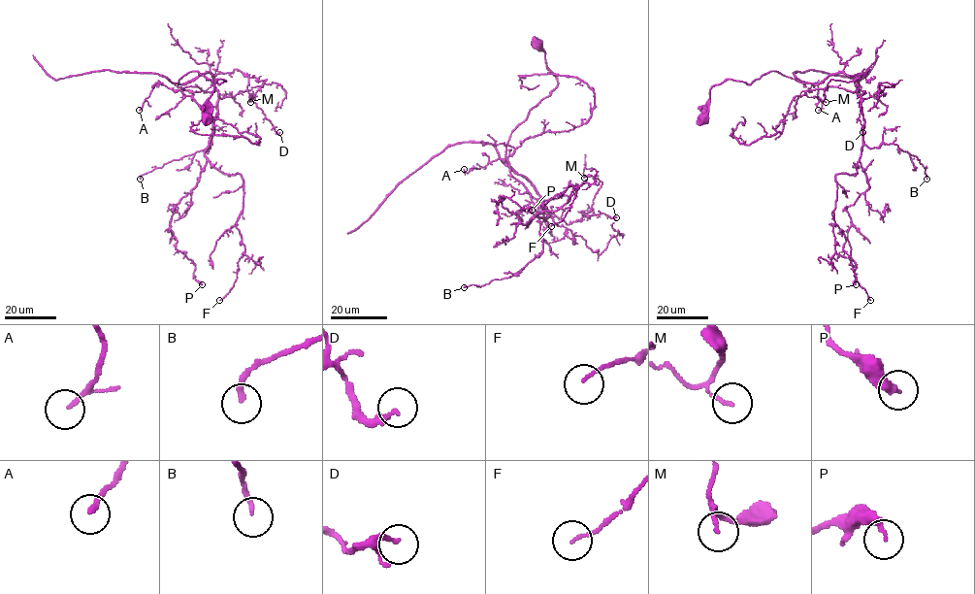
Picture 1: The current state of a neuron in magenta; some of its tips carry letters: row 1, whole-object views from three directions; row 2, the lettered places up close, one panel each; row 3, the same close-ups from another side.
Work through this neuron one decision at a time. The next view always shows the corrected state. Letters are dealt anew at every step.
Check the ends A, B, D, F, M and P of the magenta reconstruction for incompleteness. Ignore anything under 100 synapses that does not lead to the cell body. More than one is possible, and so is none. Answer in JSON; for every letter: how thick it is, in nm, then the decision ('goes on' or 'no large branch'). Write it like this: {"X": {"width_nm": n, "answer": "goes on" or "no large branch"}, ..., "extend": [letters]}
{"A": {"width_nm": 180, "answer": "no large branch"}, "B": {"width_nm": 180, "answer": "no large branch"}, "D": {"width_nm": 140, "answer": "no large branch"}, "F": {"width_nm": 80, "answer": "no large branch"}, "M": {"width_nm": 120, "answer": "no large branch"}, "P": {"width_nm": 240, "answer": "no large branch"}, "extend": []}

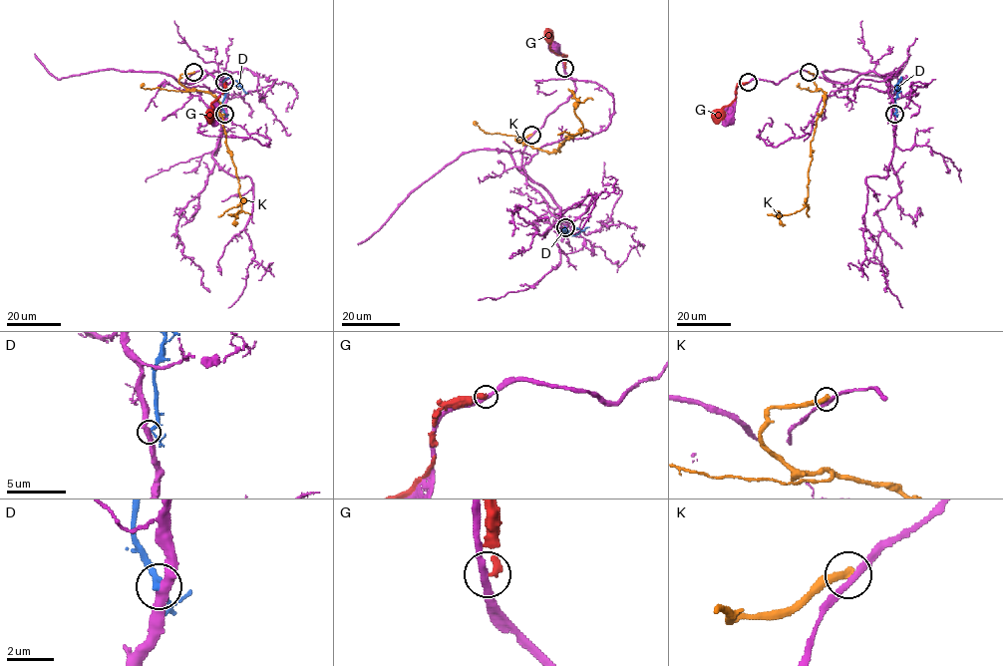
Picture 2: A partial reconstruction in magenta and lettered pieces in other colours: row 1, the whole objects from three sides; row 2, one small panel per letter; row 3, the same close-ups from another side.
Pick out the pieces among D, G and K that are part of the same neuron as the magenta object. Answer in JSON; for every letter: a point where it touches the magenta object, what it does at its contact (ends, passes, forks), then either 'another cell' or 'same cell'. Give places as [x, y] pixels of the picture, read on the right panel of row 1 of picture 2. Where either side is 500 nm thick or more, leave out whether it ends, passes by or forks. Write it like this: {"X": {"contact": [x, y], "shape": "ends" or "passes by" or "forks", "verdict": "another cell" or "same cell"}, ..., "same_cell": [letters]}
{"D": {"contact": [894, 114], "shape": "passes by", "verdict": "another cell"}, "G": {"contact": [748, 82], "shape": "ends", "verdict": "another cell"}, "K": {"contact": [809, 72], "shape": "ends", "verdict": "another cell"}, "same_cell": []}

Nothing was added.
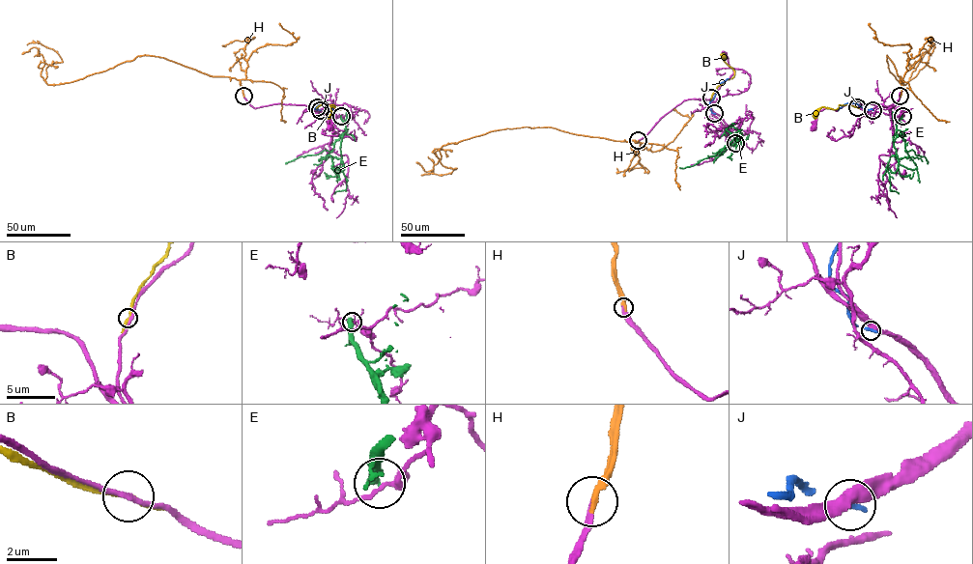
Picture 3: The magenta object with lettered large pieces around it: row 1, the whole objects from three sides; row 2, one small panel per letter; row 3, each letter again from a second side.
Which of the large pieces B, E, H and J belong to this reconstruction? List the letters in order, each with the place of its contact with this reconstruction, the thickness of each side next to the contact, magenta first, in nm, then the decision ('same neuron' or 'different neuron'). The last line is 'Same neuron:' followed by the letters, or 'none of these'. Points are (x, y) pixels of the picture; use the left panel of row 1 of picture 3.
B: contact (317, 107); calibres 220 and 190 nm; different neuron
E: contact (341, 116); calibres 170 and 460 nm; different neuron
H: contact (243, 96); calibres 240 and 280 nm; same neuron
J: contact (320, 110); calibres 500 and 240 nm; different neuron
Same neuron: H

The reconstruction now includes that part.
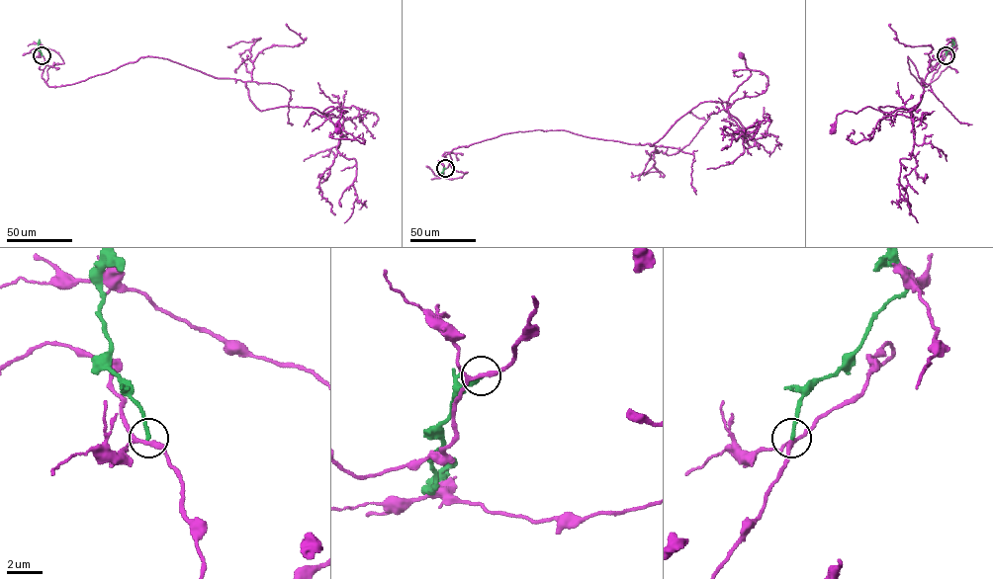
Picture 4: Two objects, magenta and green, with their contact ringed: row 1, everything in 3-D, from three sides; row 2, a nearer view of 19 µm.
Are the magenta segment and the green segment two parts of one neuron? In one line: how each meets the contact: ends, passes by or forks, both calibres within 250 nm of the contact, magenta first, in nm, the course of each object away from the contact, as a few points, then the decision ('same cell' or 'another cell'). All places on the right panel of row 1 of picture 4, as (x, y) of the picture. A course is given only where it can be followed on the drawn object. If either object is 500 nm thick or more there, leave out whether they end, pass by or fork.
magenta forks there; green ends there; 200 nm thick on the magenta side, 200 nm on the other; magenta runs (946, 55), (927, 87), (910, 72), (908, 56), (924, 89), (912, 111), (845, 111), (832, 130); green runs (946, 55), (954, 44), (951, 40); another cell

